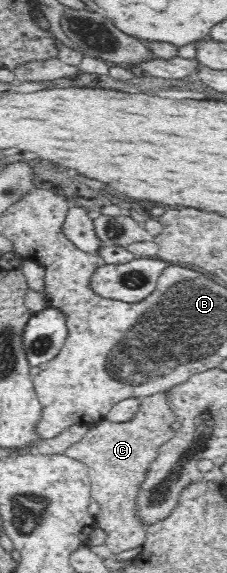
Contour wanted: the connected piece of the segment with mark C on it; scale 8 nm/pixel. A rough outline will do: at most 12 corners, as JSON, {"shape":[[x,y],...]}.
{"shape":[[166,392],[101,420],[64,451],[90,469],[96,527],[120,553],[145,542],[136,495],[175,432]]}

